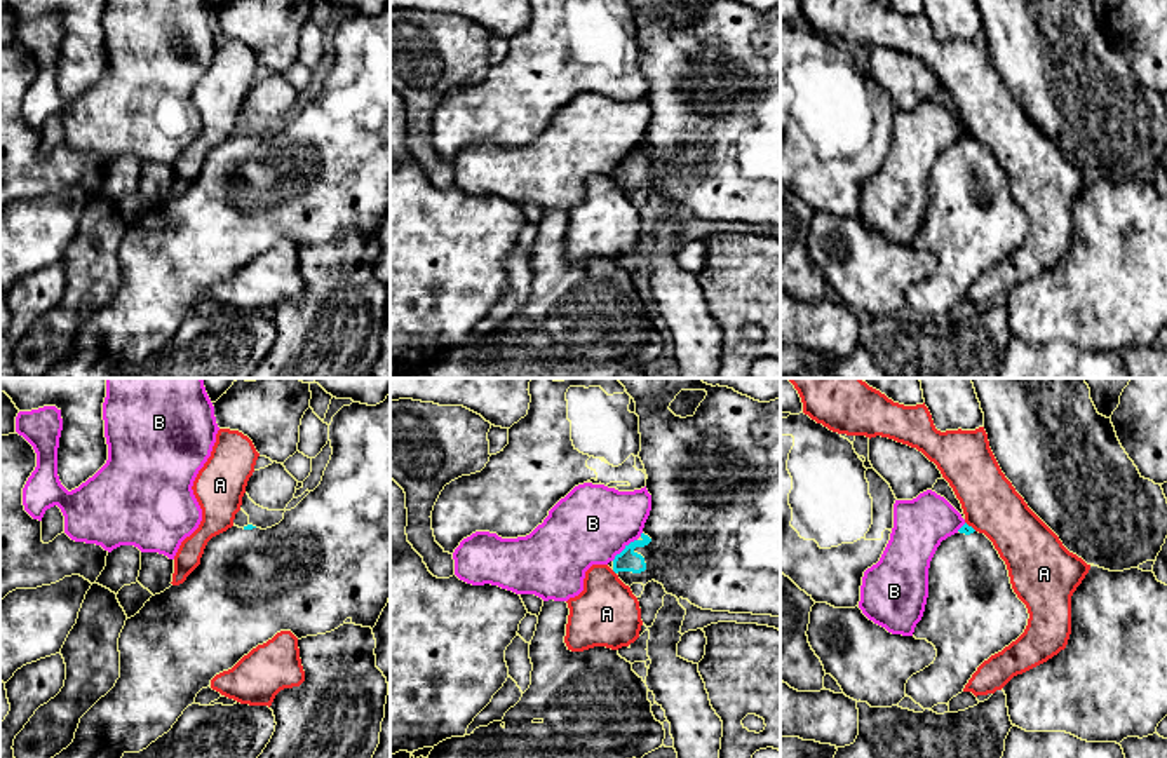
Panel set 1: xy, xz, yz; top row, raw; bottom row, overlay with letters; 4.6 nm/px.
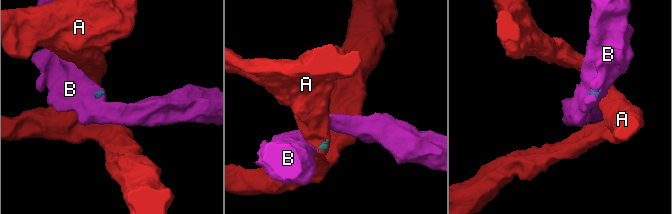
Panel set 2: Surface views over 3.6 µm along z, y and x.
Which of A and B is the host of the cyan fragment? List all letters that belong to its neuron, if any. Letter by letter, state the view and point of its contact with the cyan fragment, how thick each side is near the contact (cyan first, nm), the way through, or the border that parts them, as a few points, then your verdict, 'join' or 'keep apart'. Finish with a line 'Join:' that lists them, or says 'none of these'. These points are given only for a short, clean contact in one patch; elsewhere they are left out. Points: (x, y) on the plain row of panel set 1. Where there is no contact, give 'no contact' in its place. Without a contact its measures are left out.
A: yz (971, 136) | 50/260 nm | along yz (965, 131), (976, 140) | keep apart
B: xz (626, 157) | 100/360 nm | along xz (636, 148), (612, 169) | keep apart
Join: none of these

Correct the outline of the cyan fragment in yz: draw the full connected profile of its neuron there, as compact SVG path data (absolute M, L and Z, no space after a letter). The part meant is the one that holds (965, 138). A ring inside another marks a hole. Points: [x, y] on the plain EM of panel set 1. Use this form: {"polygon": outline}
{"polygon": "M965 132L930 171L928 207L913 246L932 253L937 267L907 289L906 305L923 319L949 314L984 270L1024 242L1028 228L993 152Z"}

